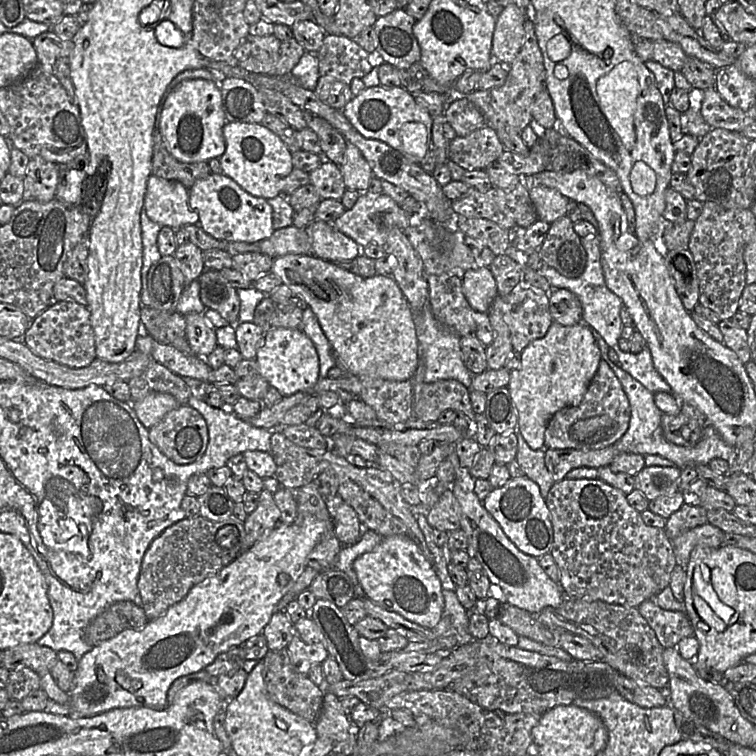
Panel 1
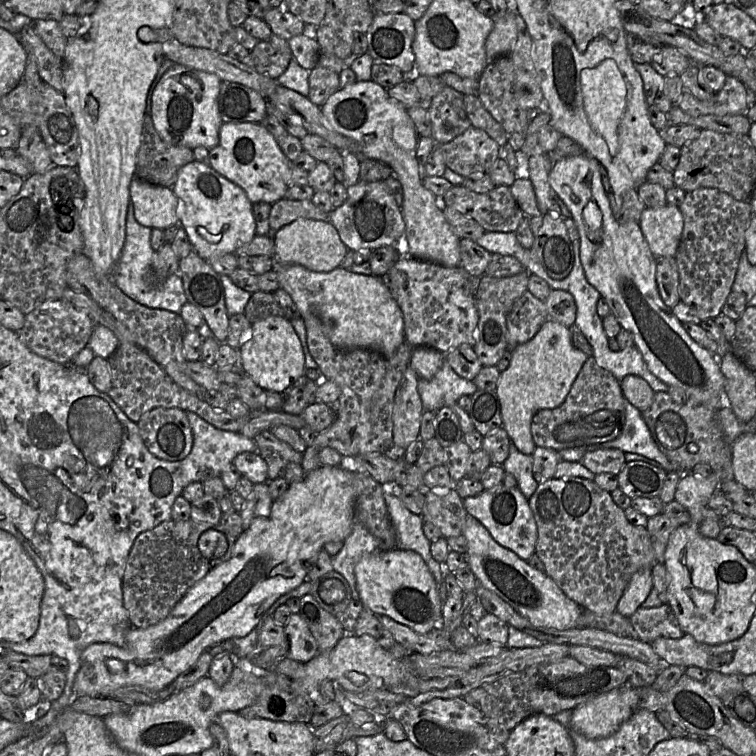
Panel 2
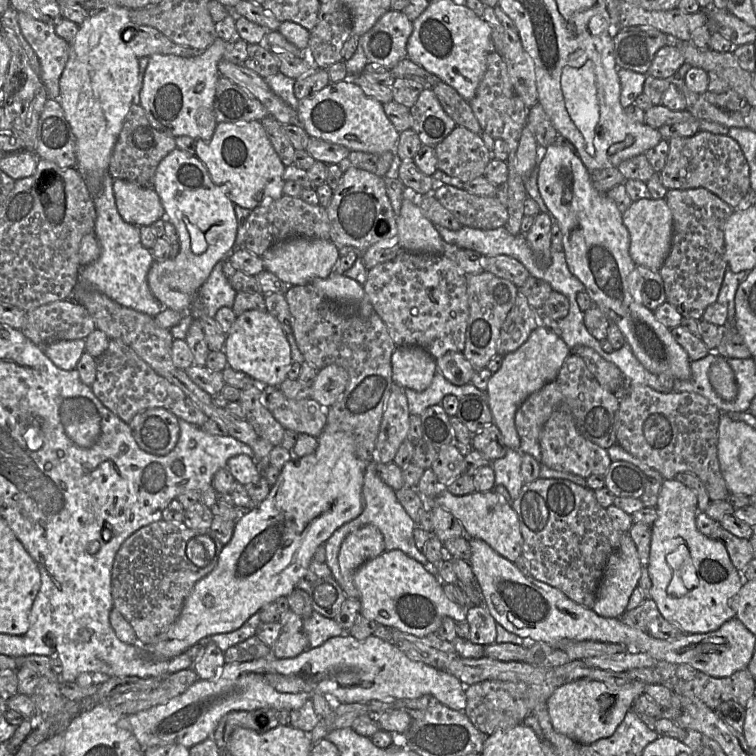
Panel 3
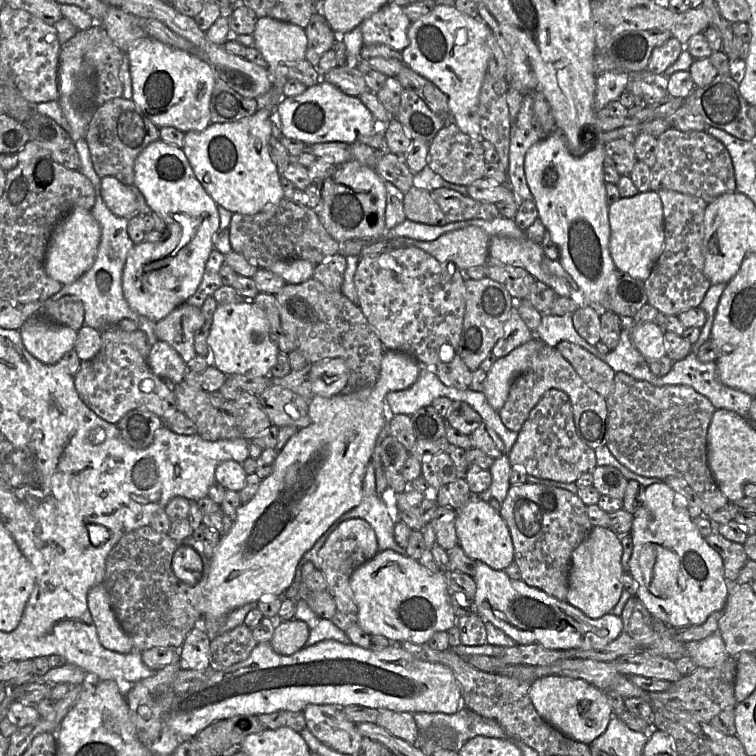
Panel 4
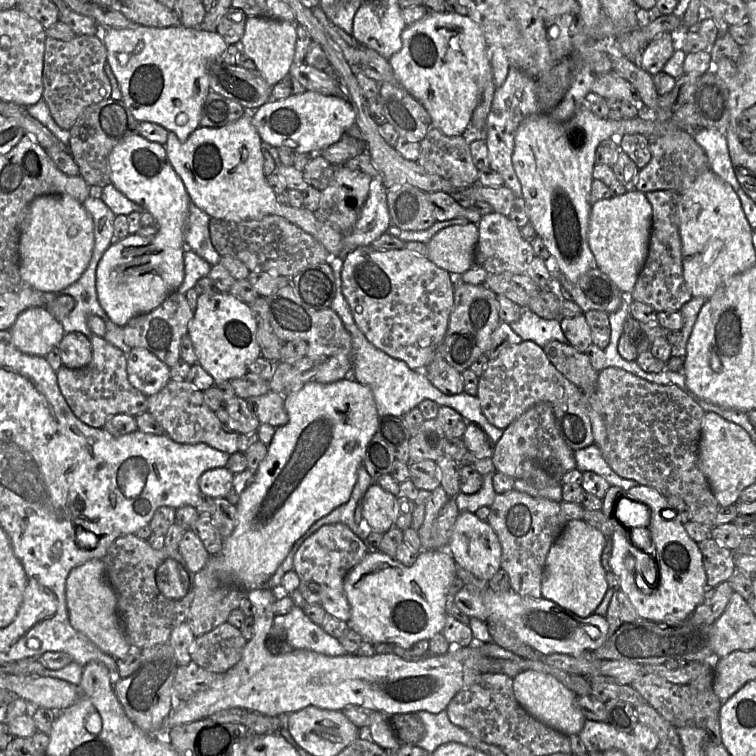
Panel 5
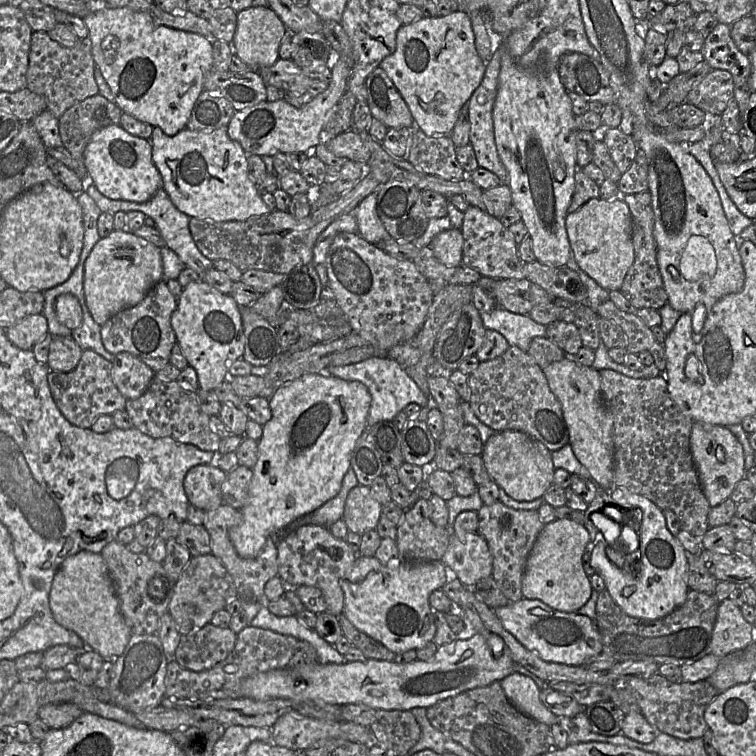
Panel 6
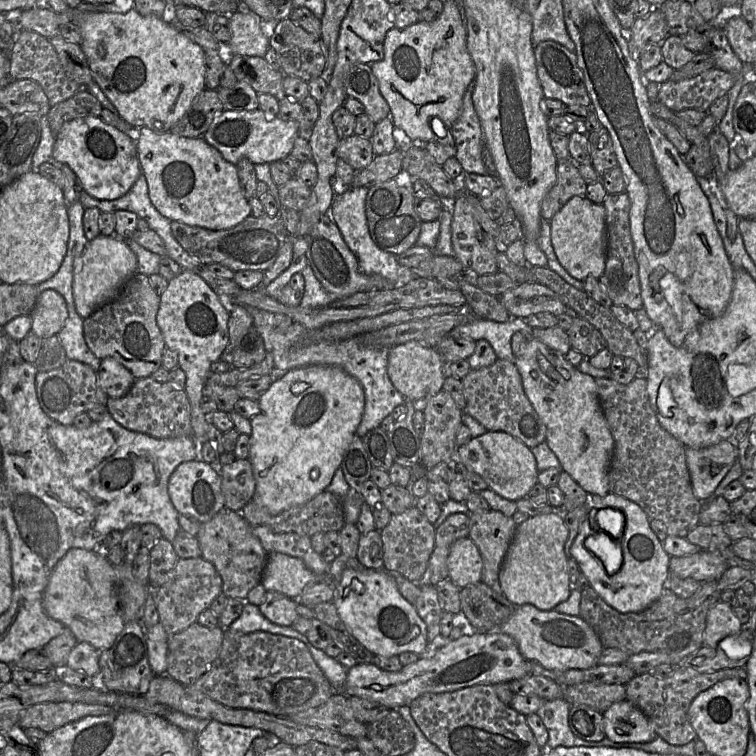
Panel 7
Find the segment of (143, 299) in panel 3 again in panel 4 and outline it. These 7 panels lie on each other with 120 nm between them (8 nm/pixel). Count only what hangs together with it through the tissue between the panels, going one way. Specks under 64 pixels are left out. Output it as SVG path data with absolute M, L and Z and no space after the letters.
M79 139L74 141L74 144L80 161L79 172L89 179L95 190L95 204L89 212L100 226L101 240L92 267L73 283L64 285L62 289L48 300L58 300L66 295L77 297L78 300L83 303L85 310L84 326L104 331L110 327L117 326L120 320L135 320L135 318L140 316L129 306L124 297L122 288L122 272L124 265L128 253L135 244L131 241L127 233L129 219L114 215L101 197L101 178L93 168L87 143L84 139Z

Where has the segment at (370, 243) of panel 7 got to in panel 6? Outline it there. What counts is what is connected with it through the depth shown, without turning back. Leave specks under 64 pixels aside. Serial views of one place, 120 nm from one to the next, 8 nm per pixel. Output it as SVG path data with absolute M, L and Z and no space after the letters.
M377 190L365 197L351 213L356 218L357 234L371 244L377 244L390 236L380 221L377 211Z

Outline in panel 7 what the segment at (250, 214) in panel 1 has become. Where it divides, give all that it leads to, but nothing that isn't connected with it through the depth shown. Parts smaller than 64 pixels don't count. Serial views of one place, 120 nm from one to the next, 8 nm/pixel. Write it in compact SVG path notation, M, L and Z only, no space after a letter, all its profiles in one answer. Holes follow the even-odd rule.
M96 117L67 122L55 137L52 157L67 165L78 177L82 190L98 200L124 196L142 174L136 141ZM99 235L88 242L75 266L73 277L73 298L77 313L89 317L104 304L114 300L127 280L137 273L137 258L124 239L115 235Z

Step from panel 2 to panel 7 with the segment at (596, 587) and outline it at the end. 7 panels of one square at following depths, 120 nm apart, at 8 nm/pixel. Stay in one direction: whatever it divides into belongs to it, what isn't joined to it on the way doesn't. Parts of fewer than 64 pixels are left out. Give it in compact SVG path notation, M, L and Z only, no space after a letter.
M492 509L468 514L468 537L478 547L483 560L481 582L497 594L502 594L499 572L517 524L512 517Z

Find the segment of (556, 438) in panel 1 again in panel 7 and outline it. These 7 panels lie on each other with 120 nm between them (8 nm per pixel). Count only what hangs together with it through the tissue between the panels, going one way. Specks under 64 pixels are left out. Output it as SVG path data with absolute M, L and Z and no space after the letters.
M497 359L491 366L470 370L461 380L466 401L463 411L476 419L488 431L506 432L523 442L529 448L545 442L546 426L525 394L522 378L514 361Z

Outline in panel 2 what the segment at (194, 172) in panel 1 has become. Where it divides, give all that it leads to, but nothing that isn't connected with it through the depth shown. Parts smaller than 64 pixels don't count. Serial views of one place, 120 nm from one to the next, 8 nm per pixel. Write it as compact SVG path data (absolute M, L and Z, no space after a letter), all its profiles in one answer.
M151 116L144 118L135 178L153 185L172 188L180 169L195 161L192 149L167 143L155 129Z

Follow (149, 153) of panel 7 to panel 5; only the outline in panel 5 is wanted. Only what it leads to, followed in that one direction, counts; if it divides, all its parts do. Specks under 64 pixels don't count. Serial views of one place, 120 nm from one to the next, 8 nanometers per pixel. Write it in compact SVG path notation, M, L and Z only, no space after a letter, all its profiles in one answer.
M246 110L246 113L244 116L242 116L239 120L223 126L221 128L210 128L210 127L199 127L194 132L192 132L189 137L185 141L180 141L177 136L169 132L167 141L164 144L166 154L168 157L169 162L171 163L173 169L178 174L178 176L181 178L186 191L191 199L191 202L198 207L200 210L208 214L211 218L215 219L222 219L227 221L234 221L234 222L242 222L247 220L255 220L258 218L261 218L266 215L277 215L280 217L283 217L290 222L294 223L295 225L302 228L307 233L314 236L327 250L331 255L338 255L340 254L342 250L342 240L344 237L344 233L338 230L336 227L330 225L330 223L326 221L322 221L320 218L317 217L315 212L308 211L304 208L293 208L287 205L282 205L278 203L277 201L277 195L274 193L274 191L271 189L271 187L267 183L267 176L264 174L263 170L263 150L262 150L262 140L255 128L255 126L252 124L252 116L253 116L254 110Z

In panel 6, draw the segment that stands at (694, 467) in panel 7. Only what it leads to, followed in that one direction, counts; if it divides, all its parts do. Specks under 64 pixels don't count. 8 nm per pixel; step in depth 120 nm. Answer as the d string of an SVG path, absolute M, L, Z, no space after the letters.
M694 422L690 449L699 480L711 507L730 498L736 484L745 477L745 455L742 444L728 427Z

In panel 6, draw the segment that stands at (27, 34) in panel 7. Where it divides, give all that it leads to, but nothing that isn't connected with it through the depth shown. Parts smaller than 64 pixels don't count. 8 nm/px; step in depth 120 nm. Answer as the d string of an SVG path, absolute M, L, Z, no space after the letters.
M33 31L26 72L27 88L44 97L47 110L57 120L73 105L98 95L95 68L88 38L79 39L76 46L66 48L52 40L46 32Z

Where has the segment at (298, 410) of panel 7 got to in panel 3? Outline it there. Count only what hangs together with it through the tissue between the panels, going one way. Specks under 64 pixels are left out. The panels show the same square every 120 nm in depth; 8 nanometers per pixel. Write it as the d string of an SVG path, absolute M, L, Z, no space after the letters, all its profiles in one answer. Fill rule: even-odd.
M397 346L391 365L394 383L414 391L427 389L437 372L436 359L419 347ZM324 429L317 439L318 447L313 454L288 461L268 497L259 505L241 512L233 536L221 550L216 567L194 585L176 621L151 645L143 646L151 656L165 660L177 657L212 635L239 629L263 606L288 596L306 576L317 547L326 543L338 528L362 513L367 463L357 456L352 435Z

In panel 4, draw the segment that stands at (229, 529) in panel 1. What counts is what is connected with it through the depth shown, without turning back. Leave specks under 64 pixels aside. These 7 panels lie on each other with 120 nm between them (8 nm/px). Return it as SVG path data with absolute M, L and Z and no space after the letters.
M147 526L139 527L125 534L113 547L106 560L105 576L103 585L106 588L114 614L124 633L130 638L135 650L143 651L153 647L181 647L188 633L199 624L200 614L198 603L202 597L204 587L207 583L208 574L213 557L207 557L202 542L194 540L191 536L182 540L175 540L166 533L158 533Z

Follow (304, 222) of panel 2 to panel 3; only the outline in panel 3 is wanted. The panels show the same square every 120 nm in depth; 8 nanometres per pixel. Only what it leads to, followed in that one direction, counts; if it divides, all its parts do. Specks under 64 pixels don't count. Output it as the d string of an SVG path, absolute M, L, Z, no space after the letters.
M294 237L276 243L261 256L266 270L290 286L304 285L315 278L327 278L340 257L340 248L331 240Z

